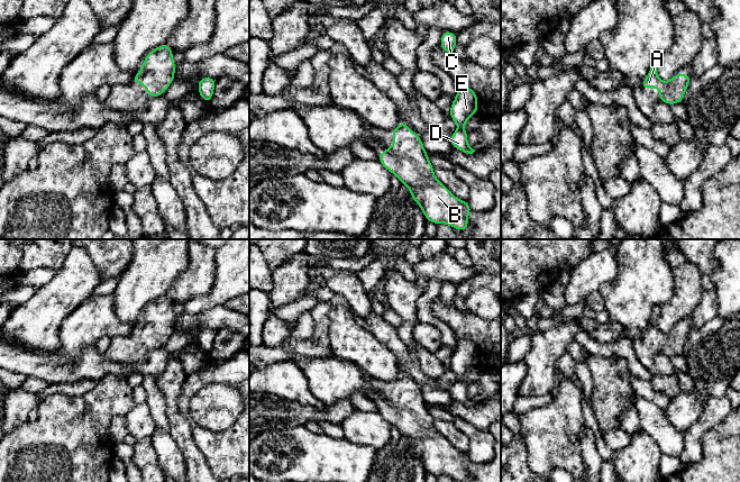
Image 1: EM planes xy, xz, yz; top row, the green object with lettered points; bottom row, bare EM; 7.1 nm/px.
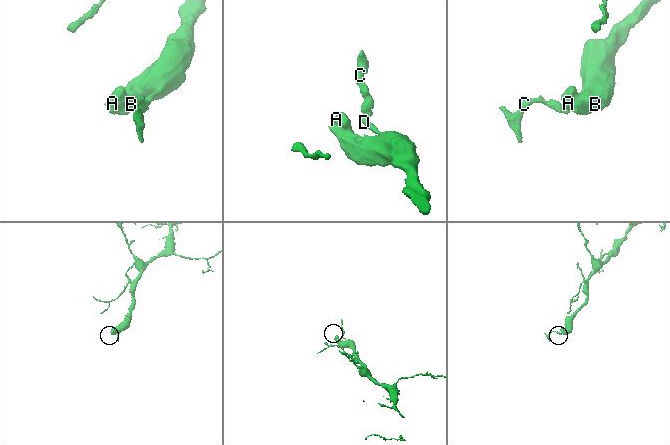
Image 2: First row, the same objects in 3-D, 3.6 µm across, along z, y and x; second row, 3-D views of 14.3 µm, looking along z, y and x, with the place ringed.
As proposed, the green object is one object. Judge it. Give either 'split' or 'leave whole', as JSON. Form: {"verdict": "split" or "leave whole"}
{"verdict": "leave whole"}

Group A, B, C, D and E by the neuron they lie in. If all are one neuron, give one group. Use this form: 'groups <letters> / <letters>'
groups A B C D E

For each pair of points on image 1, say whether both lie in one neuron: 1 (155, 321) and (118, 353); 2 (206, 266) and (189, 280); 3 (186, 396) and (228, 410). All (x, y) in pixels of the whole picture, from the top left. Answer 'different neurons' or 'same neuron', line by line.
1: same neuron
2: same neuron
3: different neurons

